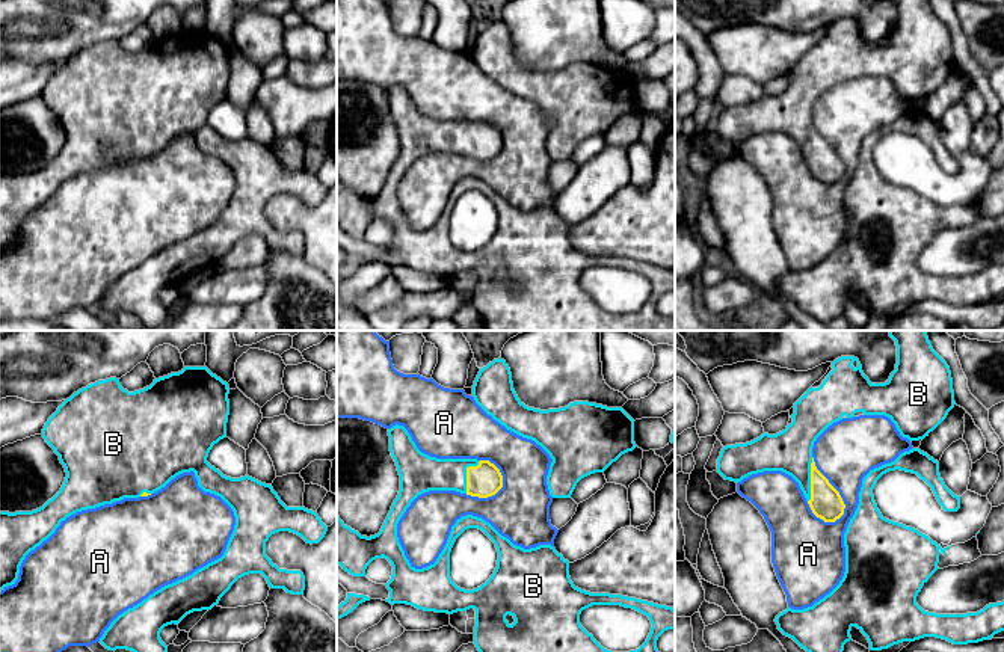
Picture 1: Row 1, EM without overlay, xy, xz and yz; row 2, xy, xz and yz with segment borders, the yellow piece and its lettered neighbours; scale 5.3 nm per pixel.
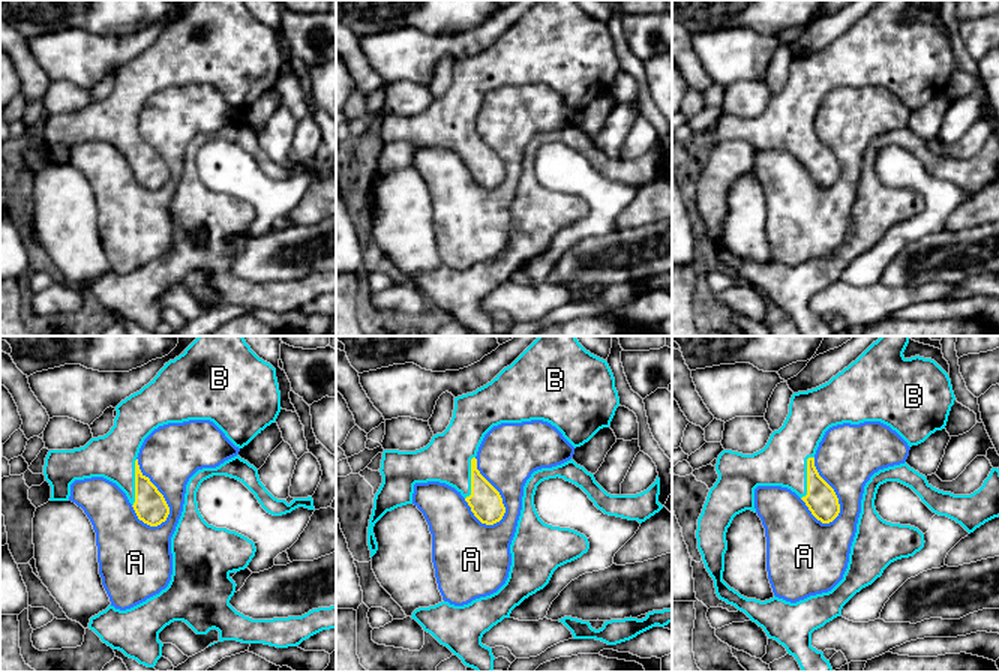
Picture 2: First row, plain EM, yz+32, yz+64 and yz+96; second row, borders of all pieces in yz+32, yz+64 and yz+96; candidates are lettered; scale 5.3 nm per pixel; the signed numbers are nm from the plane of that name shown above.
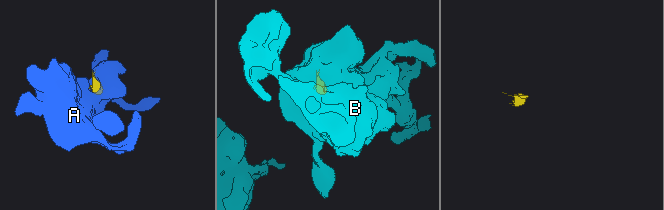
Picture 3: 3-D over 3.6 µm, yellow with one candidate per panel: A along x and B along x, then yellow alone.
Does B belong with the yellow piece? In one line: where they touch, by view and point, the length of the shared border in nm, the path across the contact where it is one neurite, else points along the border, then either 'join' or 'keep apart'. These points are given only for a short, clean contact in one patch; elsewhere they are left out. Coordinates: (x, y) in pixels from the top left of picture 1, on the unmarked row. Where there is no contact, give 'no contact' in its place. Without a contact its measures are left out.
meets yellow in yz at (811, 142); contact 240 nm long; join

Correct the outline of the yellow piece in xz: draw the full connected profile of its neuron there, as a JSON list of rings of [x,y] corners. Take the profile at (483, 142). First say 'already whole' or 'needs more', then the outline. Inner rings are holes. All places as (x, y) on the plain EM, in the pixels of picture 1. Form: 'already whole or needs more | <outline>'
needs more | [[[396,86],[388,91],[388,98],[390,113],[400,137],[400,152],[380,193],[374,198],[361,198],[358,193],[347,189],[337,177],[337,226],[340,226],[346,234],[353,238],[365,238],[367,228],[373,222],[383,219],[393,228],[391,241],[385,246],[390,252],[390,260],[385,263],[391,267],[406,266],[418,272],[447,276],[474,270],[474,306],[482,317],[482,326],[485,331],[675,331],[675,318],[664,317],[657,311],[658,299],[667,291],[675,291],[675,272],[672,269],[658,267],[622,257],[590,255],[581,252],[571,243],[569,223],[565,222],[554,208],[539,207],[536,210],[524,211],[513,207],[507,199],[501,198],[489,184],[482,180],[467,177],[457,181],[451,189],[448,202],[436,223],[423,231],[412,229],[397,199],[397,186],[411,165],[418,157],[429,152],[456,152],[471,158],[488,160],[495,157],[503,149],[503,137],[500,131],[489,122],[436,121],[427,118],[417,110],[415,104],[403,88]],[[468,190],[482,192],[495,205],[498,214],[497,229],[491,240],[473,252],[457,249],[450,240],[451,210],[456,201]],[[592,267],[621,267],[648,278],[652,290],[646,303],[639,311],[630,314],[611,314],[604,311],[580,285],[581,273]]]

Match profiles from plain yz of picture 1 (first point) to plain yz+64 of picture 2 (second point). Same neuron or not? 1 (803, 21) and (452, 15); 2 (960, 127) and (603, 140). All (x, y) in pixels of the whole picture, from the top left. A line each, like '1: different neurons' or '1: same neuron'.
1: same neuron
2: same neuron

